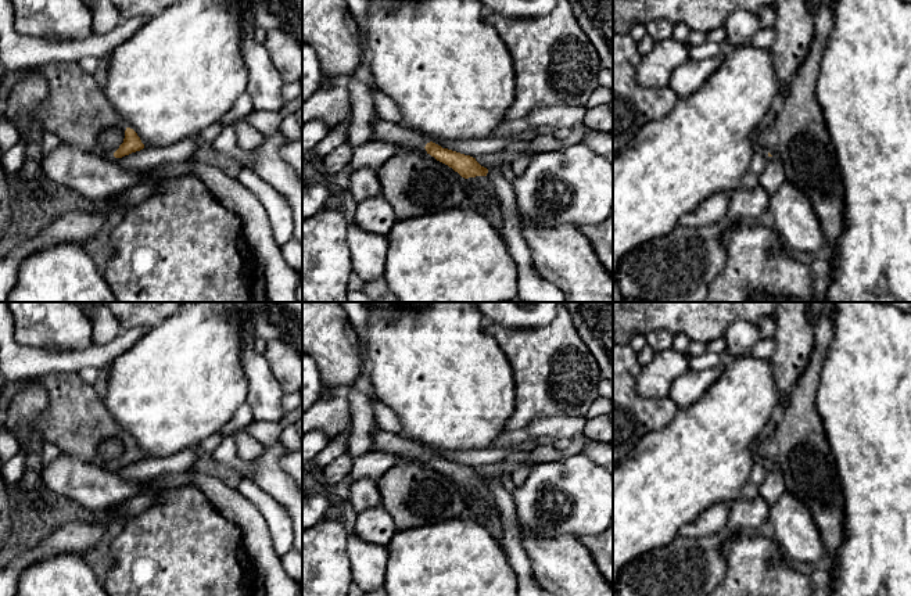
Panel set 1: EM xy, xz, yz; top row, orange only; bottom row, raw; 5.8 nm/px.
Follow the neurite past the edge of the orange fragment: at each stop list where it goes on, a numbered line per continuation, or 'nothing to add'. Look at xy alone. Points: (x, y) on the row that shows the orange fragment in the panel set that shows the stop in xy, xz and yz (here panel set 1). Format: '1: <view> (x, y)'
nothing to add

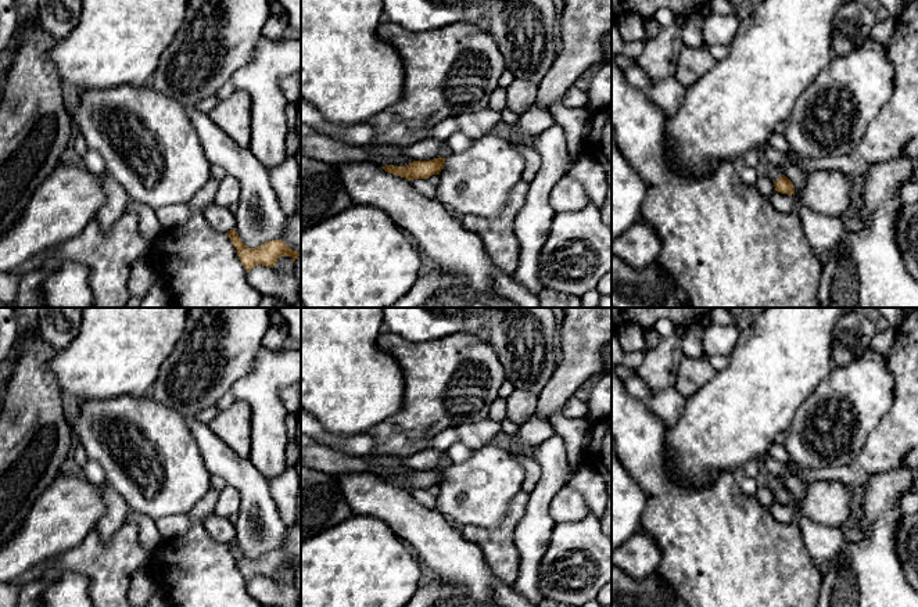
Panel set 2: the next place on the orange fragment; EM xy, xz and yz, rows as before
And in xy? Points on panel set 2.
nothing to add

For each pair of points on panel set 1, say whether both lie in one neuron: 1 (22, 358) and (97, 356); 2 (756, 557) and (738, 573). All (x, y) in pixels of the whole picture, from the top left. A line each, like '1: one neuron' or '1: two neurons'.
1: one neuron
2: one neuron

